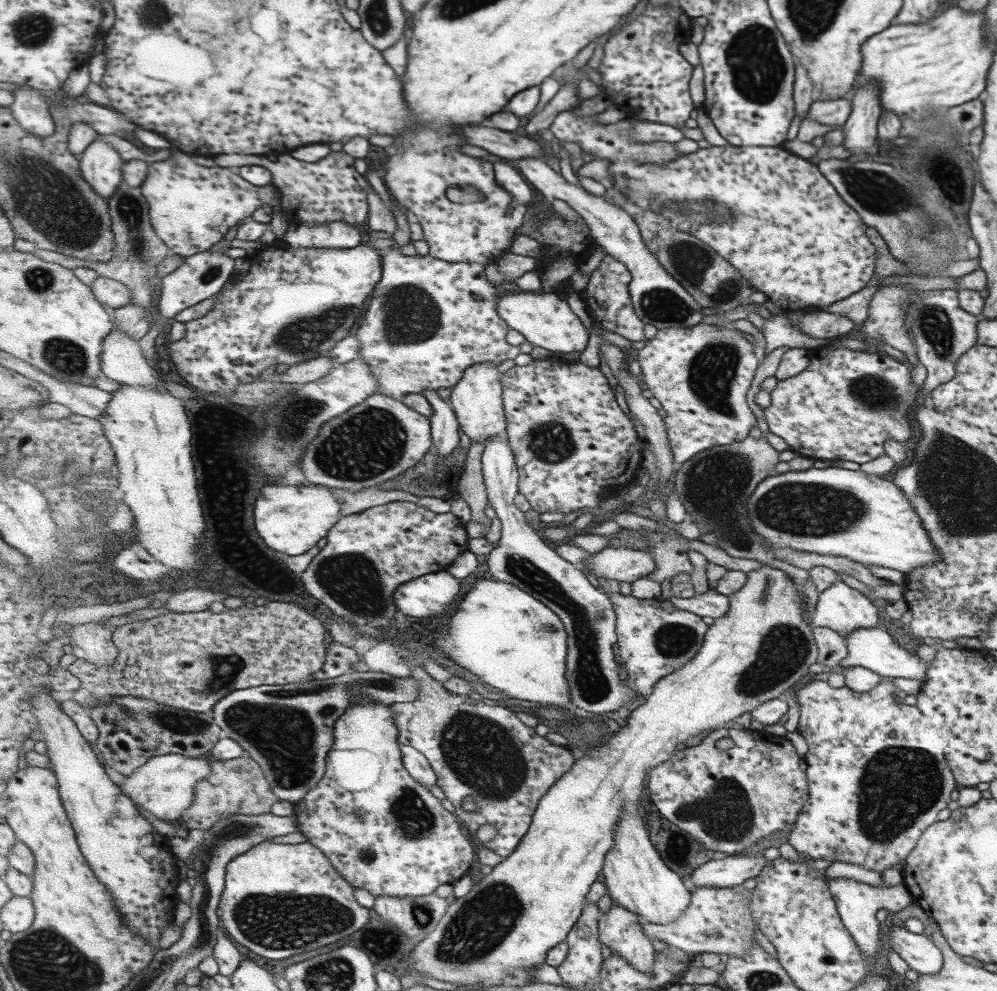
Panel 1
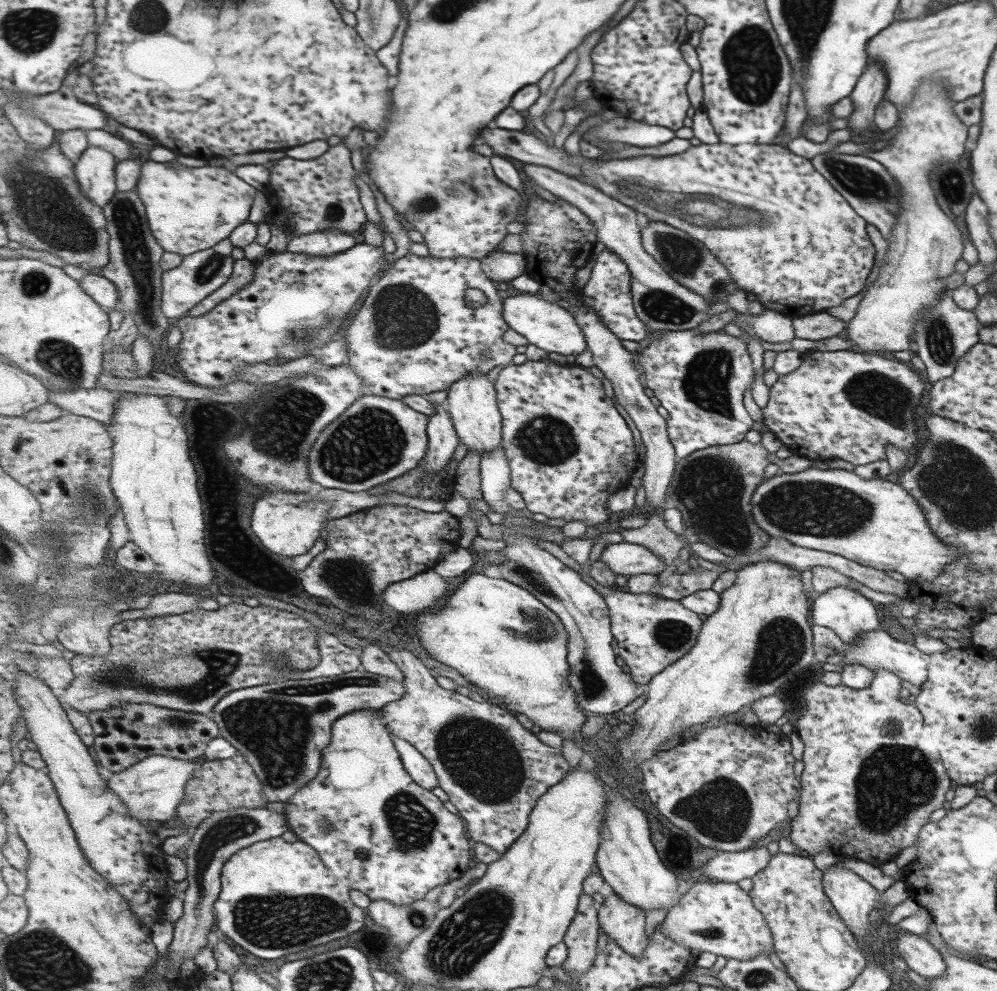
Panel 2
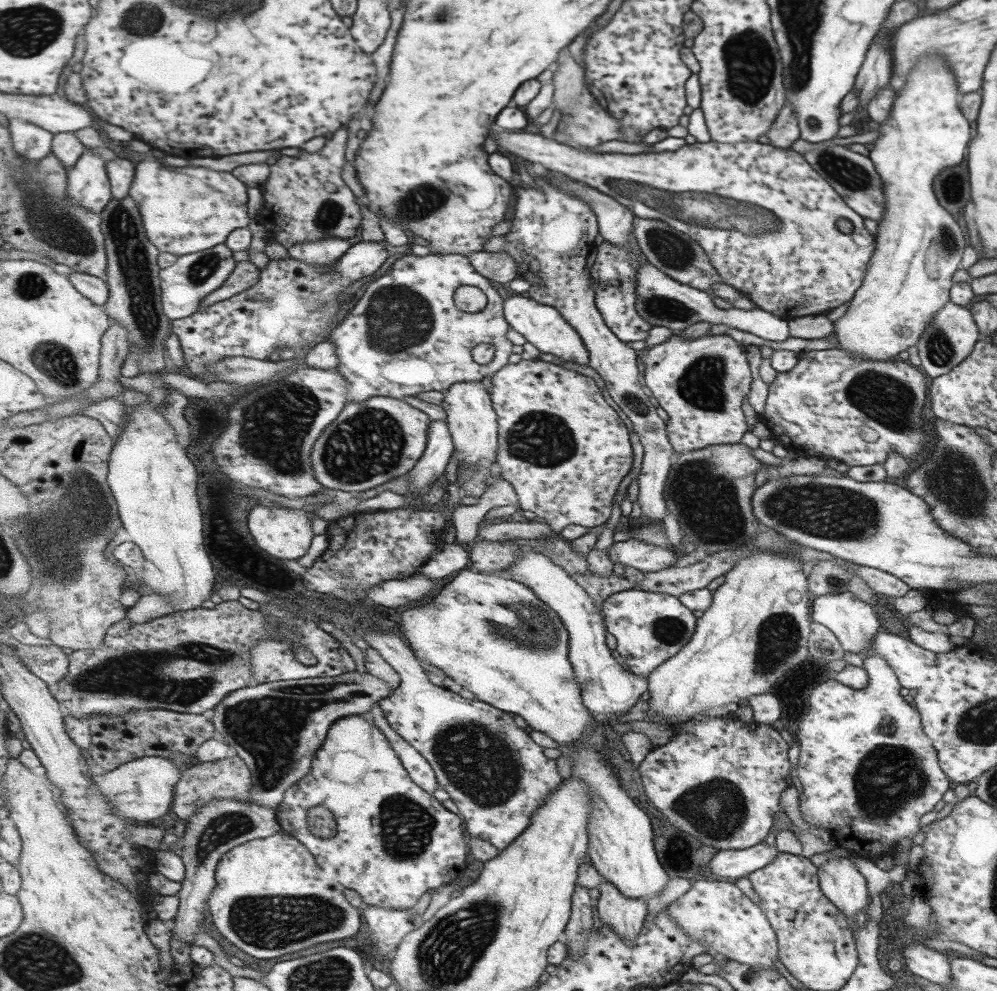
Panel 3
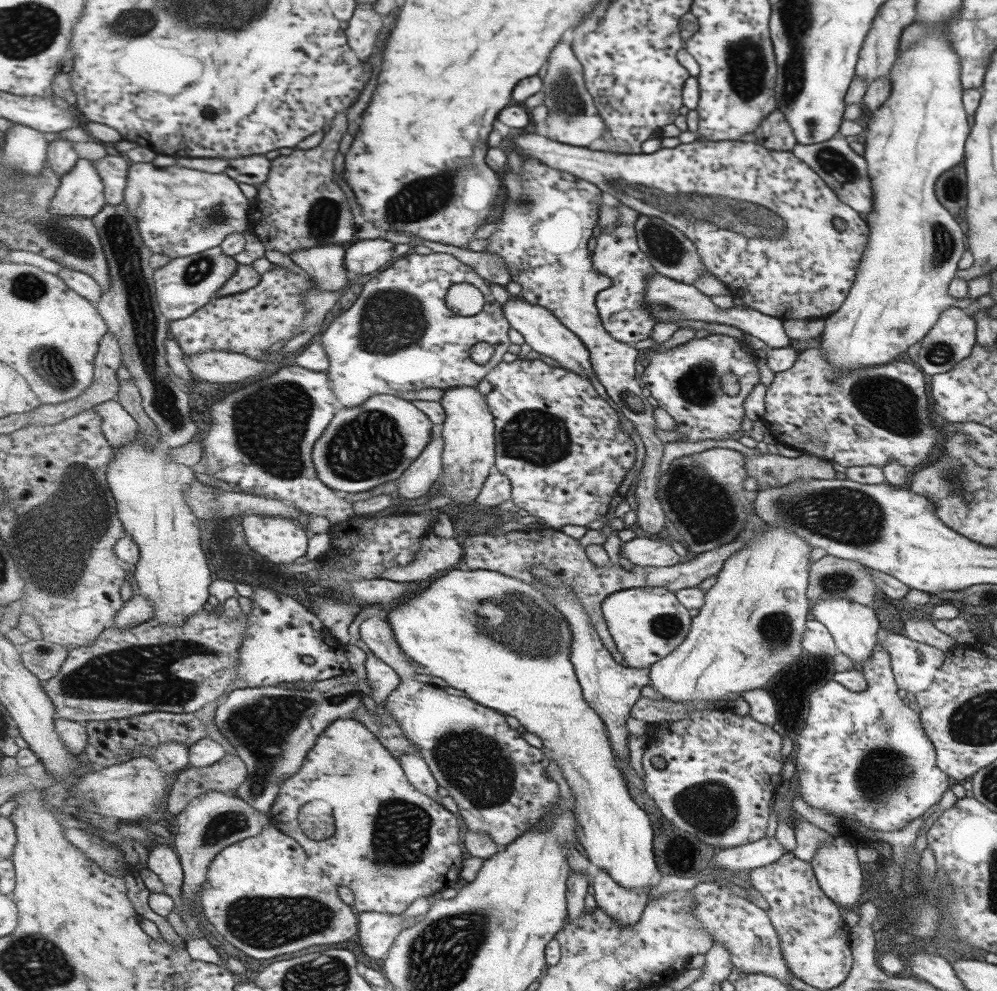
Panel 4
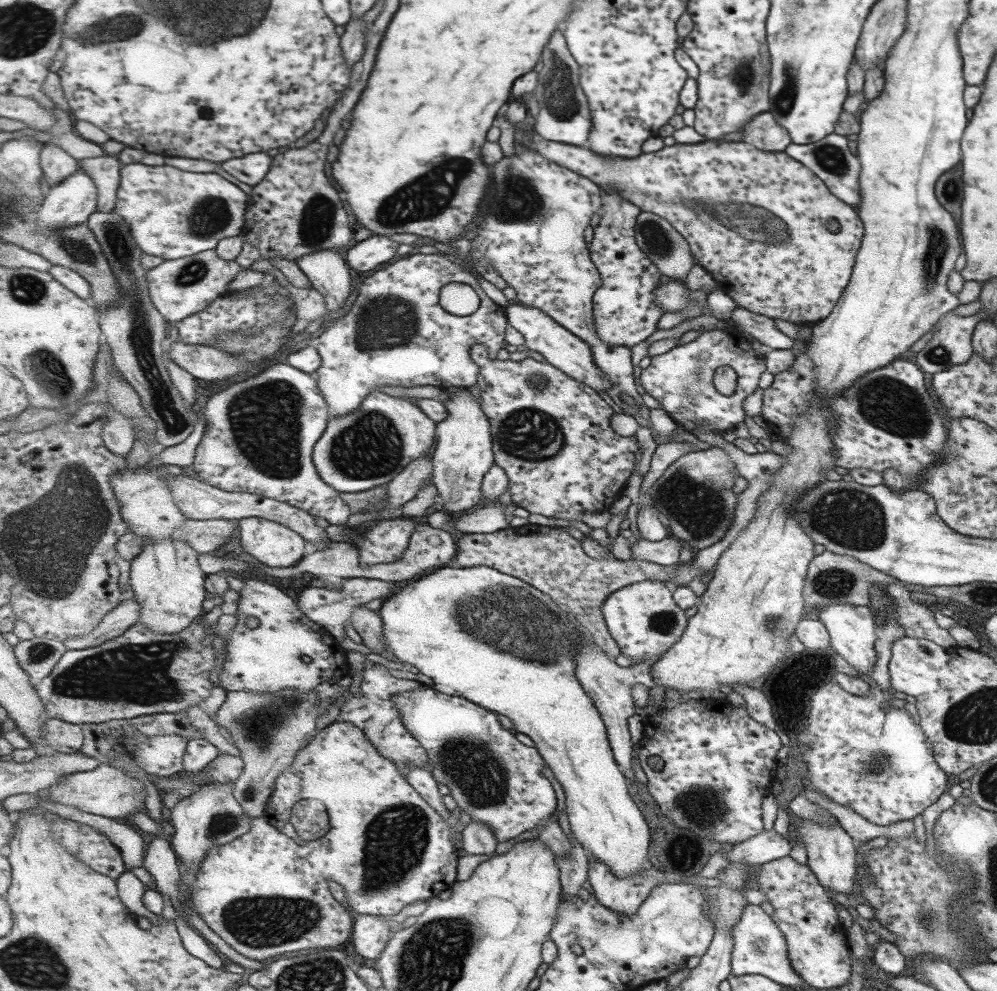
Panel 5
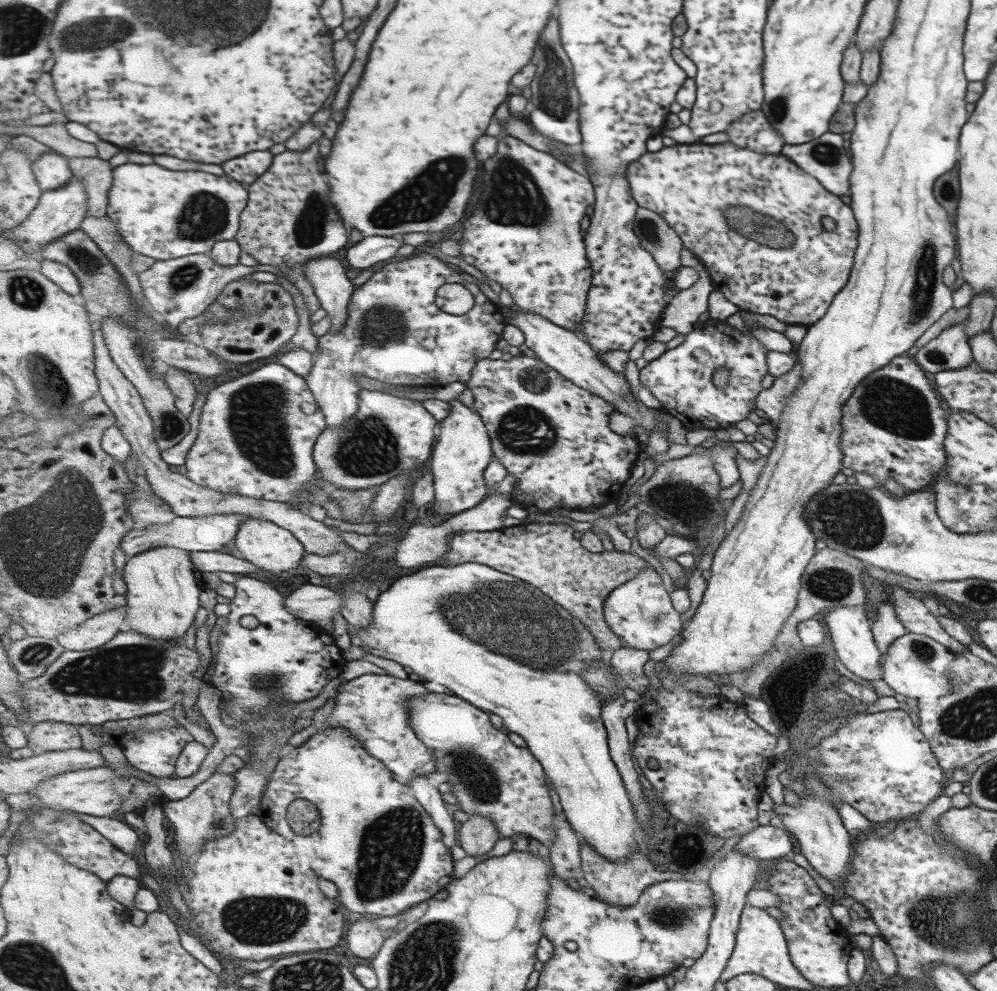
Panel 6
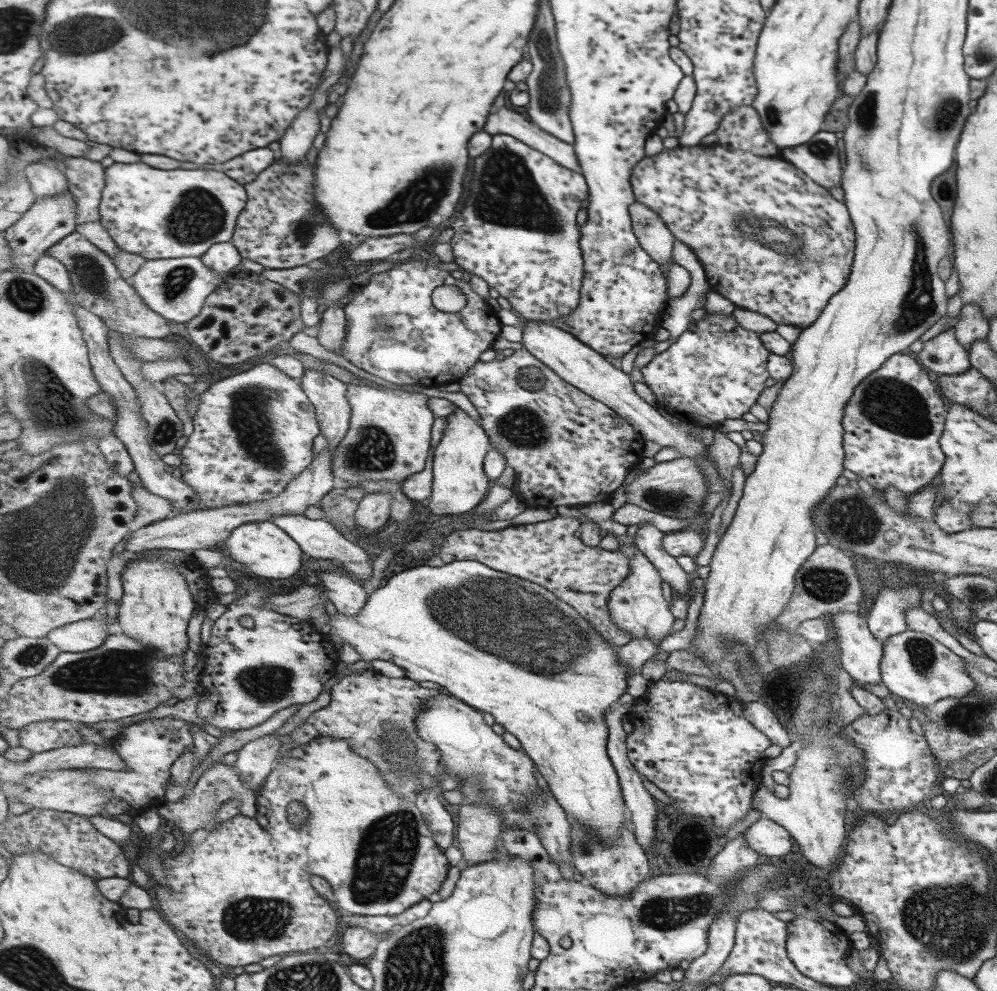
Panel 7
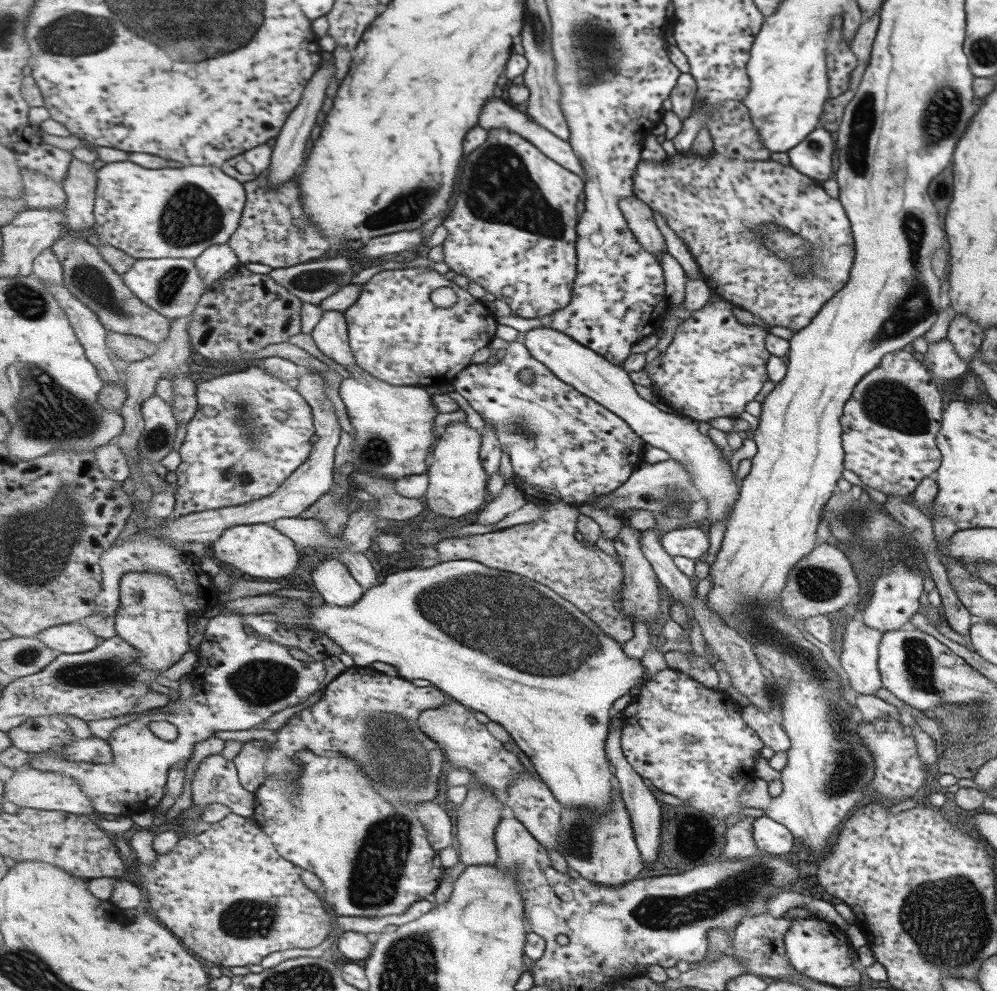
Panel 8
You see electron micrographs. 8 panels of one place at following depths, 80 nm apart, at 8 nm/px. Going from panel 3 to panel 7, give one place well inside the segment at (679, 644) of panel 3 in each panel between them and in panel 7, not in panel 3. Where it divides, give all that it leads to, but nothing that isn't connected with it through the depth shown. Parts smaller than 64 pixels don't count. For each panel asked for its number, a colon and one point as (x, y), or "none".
4: (647, 623)
5: (643, 618)
6: (639, 611)
7: (637, 606)

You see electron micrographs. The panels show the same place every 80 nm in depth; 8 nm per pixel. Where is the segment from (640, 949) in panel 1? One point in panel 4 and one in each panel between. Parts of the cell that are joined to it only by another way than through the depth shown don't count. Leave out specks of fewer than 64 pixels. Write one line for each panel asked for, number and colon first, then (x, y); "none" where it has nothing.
2: (625, 923)
3: (626, 916)
4: (626, 905)

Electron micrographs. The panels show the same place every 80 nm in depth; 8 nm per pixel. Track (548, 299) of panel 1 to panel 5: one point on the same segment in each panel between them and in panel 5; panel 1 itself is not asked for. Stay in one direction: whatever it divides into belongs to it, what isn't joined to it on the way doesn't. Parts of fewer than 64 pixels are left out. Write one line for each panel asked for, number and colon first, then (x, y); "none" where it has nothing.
2: (548, 325)
3: (546, 328)
4: (544, 332)
5: (559, 346)

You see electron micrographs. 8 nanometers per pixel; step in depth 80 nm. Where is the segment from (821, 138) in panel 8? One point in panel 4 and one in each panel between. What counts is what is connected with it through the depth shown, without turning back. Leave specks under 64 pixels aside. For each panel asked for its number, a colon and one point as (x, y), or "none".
4: (846, 174)
5: (829, 158)
6: (824, 158)
7: (819, 157)

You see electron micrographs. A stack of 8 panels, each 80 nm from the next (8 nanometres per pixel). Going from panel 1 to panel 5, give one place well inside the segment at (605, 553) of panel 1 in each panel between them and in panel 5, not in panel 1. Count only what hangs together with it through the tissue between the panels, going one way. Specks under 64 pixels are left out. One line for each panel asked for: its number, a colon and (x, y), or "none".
2: (626, 558)
3: (635, 553)
4: (641, 551)
5: (665, 551)

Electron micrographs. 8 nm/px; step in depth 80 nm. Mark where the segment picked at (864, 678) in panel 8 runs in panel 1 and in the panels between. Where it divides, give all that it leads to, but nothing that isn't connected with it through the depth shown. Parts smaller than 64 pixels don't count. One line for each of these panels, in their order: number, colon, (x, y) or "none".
1: (843, 609)
2: (848, 614)
3: (851, 620)
4: (852, 626)
5: (851, 629)
6: (849, 632)
7: (860, 654)

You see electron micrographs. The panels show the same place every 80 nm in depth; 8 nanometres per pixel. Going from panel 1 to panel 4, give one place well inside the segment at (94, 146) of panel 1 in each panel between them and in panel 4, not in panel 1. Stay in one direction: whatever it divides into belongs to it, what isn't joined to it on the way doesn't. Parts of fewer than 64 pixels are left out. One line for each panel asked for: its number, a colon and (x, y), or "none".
2: (96, 171)
3: (90, 187)
4: (83, 191)

